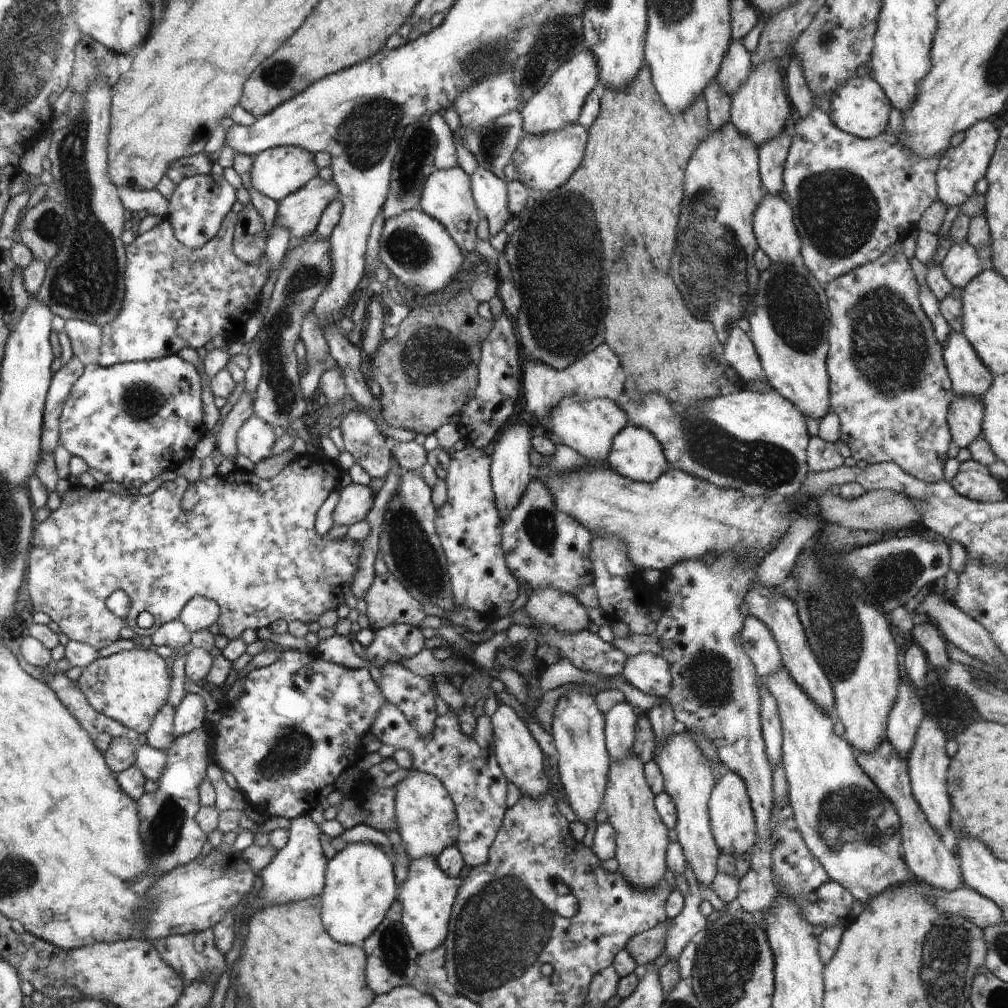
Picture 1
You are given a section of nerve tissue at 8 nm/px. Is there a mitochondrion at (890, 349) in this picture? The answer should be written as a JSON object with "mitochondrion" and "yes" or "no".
{"mitochondrion":"yes"}

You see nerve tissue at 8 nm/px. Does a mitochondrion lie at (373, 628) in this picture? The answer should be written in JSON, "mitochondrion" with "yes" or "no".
{"mitochondrion":"no"}

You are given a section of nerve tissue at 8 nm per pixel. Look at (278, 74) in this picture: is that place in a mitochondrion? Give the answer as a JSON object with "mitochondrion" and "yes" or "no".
{"mitochondrion":"yes"}

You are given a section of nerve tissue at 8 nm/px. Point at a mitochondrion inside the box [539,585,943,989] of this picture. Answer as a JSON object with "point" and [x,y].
{"point":[849,821]}

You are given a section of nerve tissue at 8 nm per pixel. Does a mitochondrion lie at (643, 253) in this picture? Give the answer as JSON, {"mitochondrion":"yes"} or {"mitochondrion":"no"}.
{"mitochondrion":"no"}

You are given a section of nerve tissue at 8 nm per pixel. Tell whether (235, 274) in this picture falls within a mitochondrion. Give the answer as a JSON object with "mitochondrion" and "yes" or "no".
{"mitochondrion":"no"}

